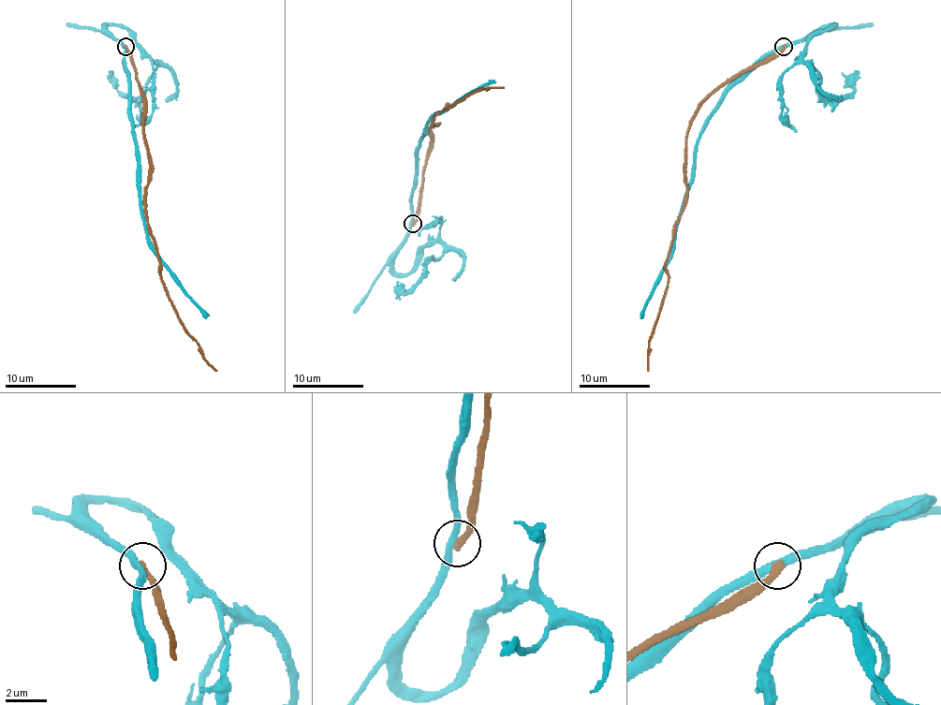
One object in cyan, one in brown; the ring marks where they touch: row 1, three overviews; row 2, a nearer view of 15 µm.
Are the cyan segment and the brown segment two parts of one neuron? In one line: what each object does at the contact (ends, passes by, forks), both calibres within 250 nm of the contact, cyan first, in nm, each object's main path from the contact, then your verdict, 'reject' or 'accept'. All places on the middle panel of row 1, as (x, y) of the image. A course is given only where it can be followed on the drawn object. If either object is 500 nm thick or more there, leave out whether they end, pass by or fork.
cyan passes by; brown ends; calibres 340 and 360 nm; course cyan (411, 224), (415, 168), (427, 123), (434, 114), (443, 112), (457, 100), (492, 80); course brown (413, 224), (431, 149), (431, 130), (436, 124), (433, 126), (433, 119), (447, 105), (469, 93), (503, 87); reject

